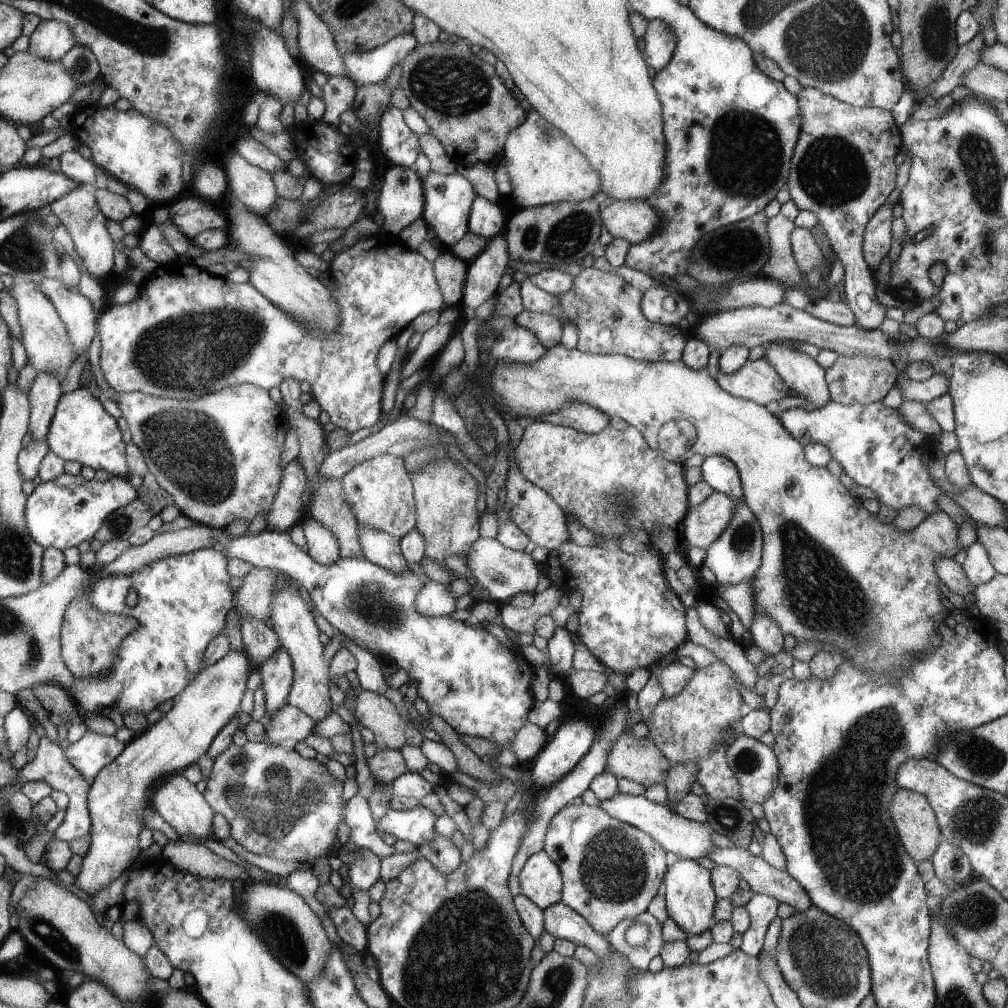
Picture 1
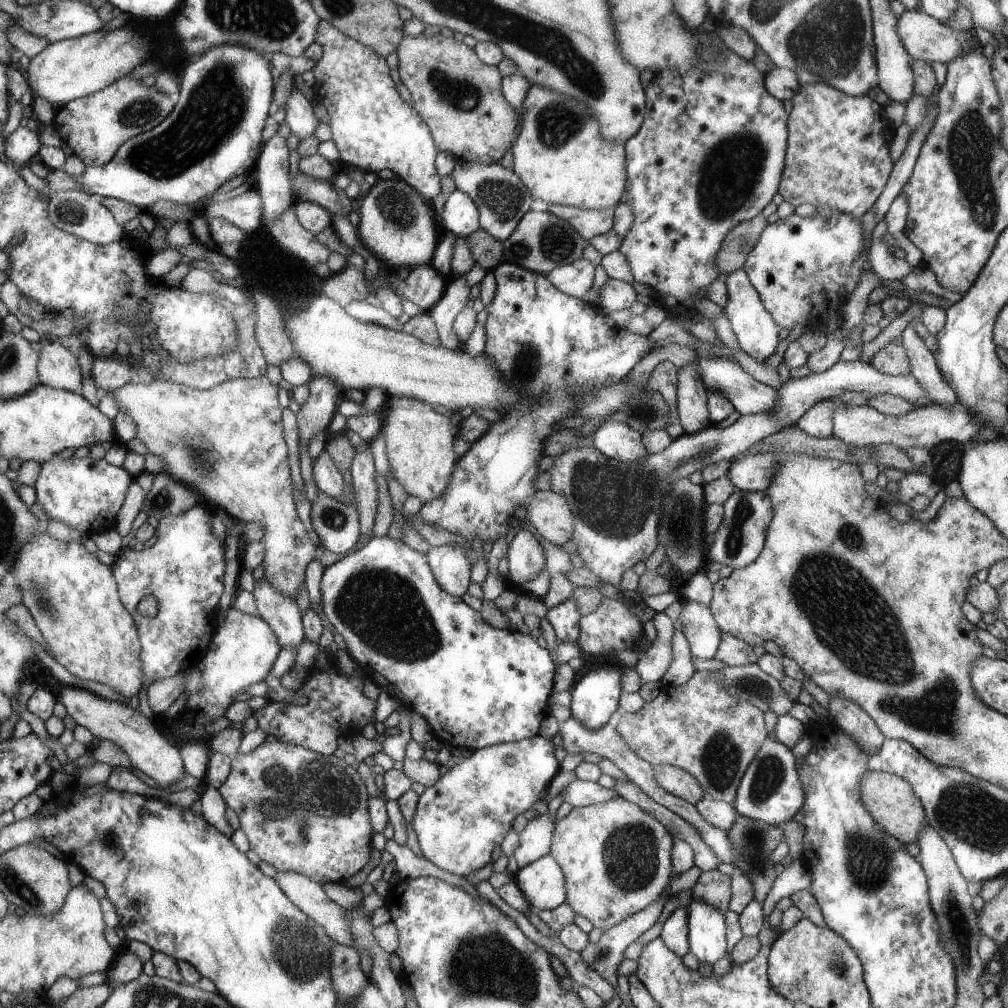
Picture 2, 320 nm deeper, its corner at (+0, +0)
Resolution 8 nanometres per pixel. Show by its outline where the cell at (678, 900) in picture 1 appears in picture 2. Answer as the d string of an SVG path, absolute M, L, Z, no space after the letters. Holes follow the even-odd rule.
M691 900L686 908L689 916L689 952L699 963L713 965L729 955L725 914L710 904L696 900Z

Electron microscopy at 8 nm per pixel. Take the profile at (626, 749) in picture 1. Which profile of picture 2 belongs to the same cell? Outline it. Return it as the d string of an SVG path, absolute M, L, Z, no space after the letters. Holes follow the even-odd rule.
M660 765L654 767L654 778L662 790L672 794L689 804L696 804L705 796L702 785L692 774L671 765Z

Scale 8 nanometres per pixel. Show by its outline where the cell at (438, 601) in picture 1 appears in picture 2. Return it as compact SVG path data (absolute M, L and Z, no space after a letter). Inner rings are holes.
M446 544L436 548L431 547L427 557L438 584L445 592L462 598L472 582L472 562L466 550L454 544Z

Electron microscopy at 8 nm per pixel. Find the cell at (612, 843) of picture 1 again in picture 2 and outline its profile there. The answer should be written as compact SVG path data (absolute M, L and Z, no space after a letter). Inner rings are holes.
M616 796L602 804L574 807L566 817L556 820L549 855L564 870L568 890L565 903L575 915L584 916L593 928L604 932L656 902L664 888L671 884L674 877L670 854L672 844L674 837L654 816L624 797Z

